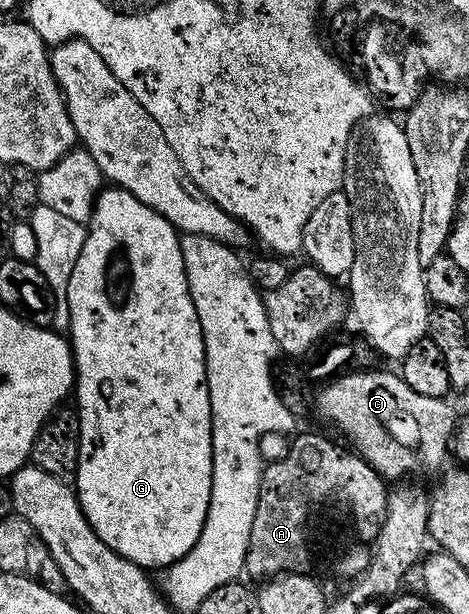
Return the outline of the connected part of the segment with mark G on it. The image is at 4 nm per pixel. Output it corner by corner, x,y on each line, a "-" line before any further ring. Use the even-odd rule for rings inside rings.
115,187
101,188
92,208
92,217
86,222
88,234
78,254
78,263
70,271
70,283
66,287
66,303
70,307
70,323
66,330
72,347
74,366
75,408
80,419
80,450
74,492
82,507
82,515
90,523
94,535
106,543
127,561
133,561
145,571
163,570
174,564
202,535
206,515
210,507
212,490
212,412
210,411
210,391
206,379
204,362
204,340
202,323
198,323
198,311
194,311
194,299
190,299
190,287
186,283
186,267
182,263
181,234
154,207
146,207
142,199
134,199
130,191

